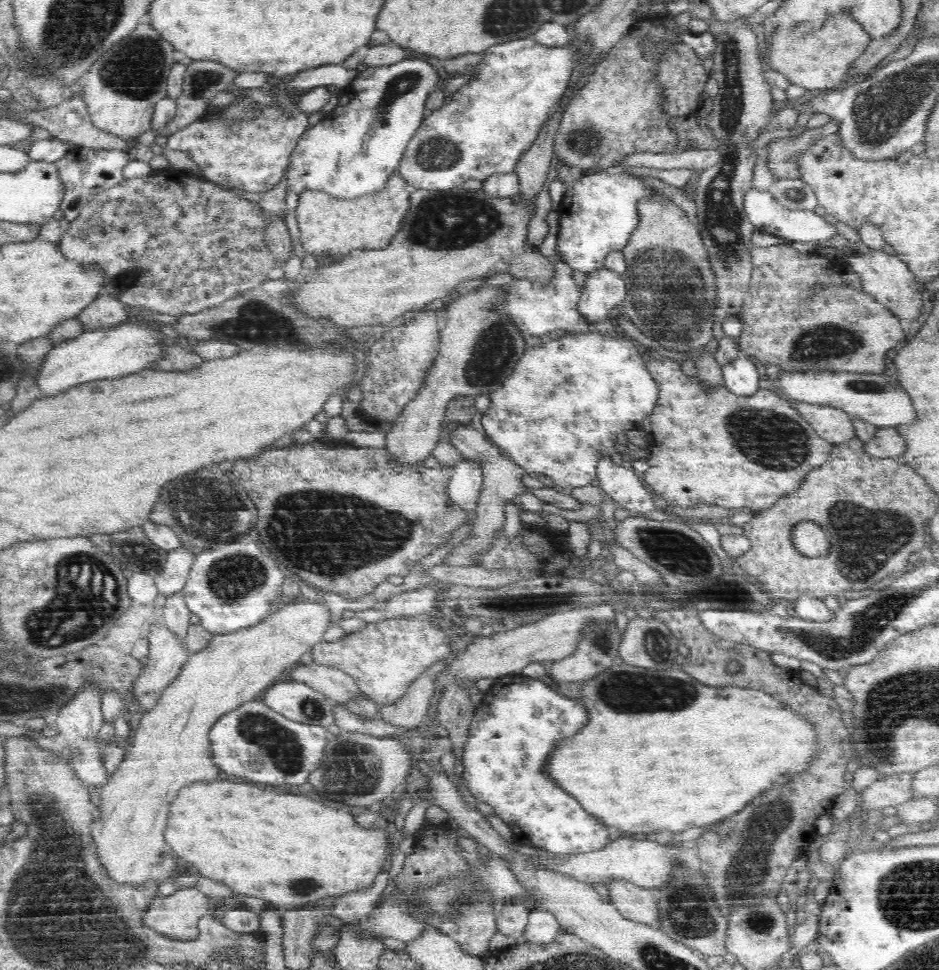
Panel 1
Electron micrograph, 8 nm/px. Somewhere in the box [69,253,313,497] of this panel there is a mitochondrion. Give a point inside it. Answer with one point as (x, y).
(256, 322)

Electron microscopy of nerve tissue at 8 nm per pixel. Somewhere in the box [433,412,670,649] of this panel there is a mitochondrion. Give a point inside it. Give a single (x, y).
(501, 604)

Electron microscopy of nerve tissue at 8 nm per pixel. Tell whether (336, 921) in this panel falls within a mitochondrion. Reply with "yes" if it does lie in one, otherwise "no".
no

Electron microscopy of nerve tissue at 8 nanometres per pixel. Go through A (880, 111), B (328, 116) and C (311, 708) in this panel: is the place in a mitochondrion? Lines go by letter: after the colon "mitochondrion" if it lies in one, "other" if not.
A: mitochondrion
B: other
C: mitochondrion

